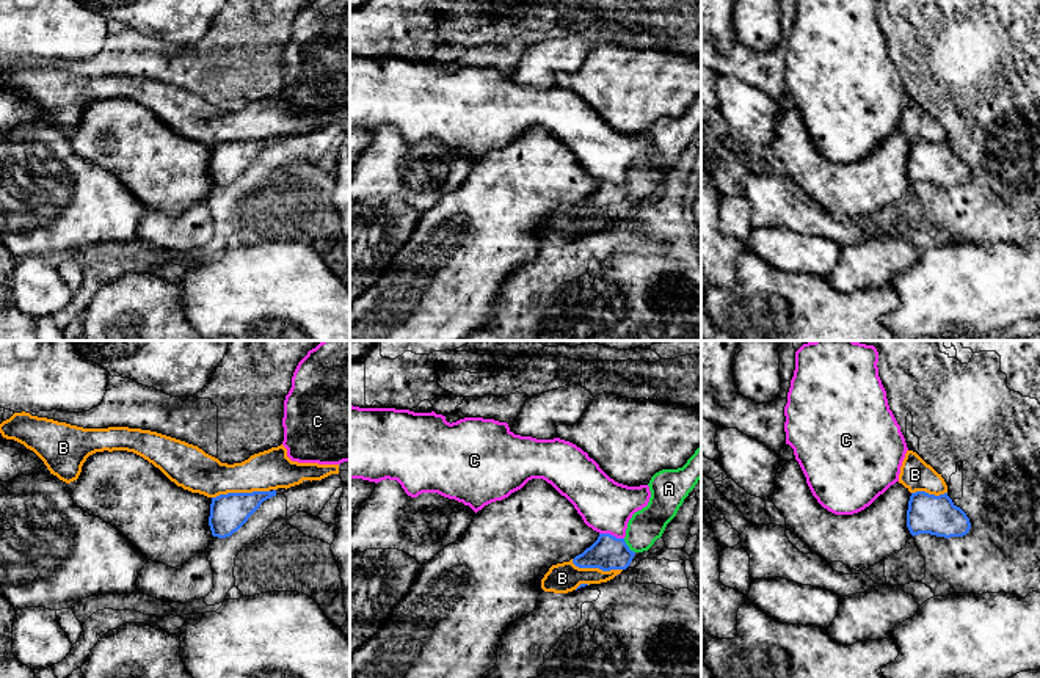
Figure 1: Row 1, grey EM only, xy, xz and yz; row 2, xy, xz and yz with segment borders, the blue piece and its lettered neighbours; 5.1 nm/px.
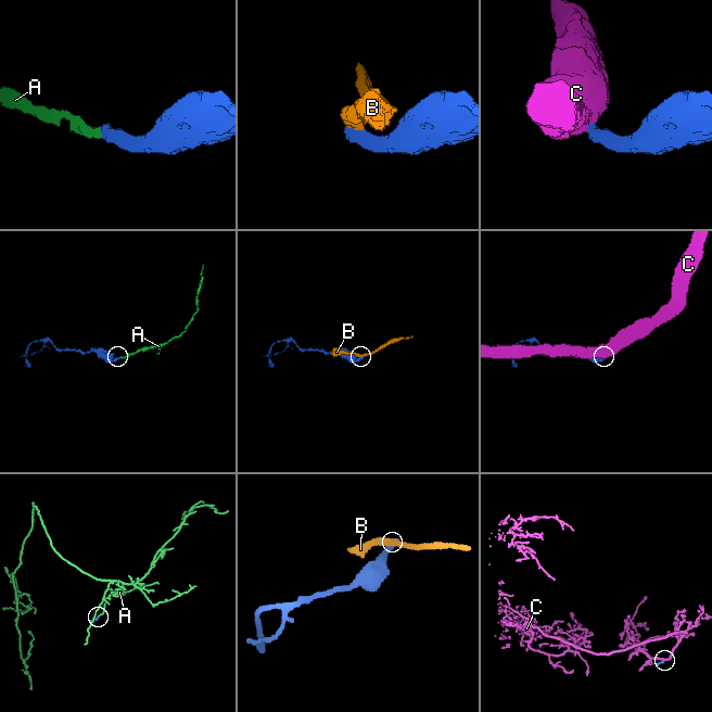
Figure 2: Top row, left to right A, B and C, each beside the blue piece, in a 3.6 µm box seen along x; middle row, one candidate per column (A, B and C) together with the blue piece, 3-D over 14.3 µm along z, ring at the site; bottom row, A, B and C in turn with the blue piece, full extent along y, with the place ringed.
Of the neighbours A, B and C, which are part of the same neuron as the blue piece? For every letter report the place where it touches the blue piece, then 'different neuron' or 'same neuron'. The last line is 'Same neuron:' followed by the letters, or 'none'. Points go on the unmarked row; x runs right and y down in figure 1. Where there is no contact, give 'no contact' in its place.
A: meets blue in xz at (628, 195); same neuron
B: meets blue in xy at (240, 142); different neuron
C: meets blue in xz at (612, 184); different neuron
Same neuron: A

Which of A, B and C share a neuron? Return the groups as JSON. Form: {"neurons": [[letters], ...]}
{"neurons": [["A"], ["B"], ["C"]]}

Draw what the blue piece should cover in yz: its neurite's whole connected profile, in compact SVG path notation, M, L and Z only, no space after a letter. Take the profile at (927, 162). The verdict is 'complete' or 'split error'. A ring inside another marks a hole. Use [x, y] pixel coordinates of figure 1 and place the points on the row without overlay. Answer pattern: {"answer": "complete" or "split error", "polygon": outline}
{"answer": "complete", "polygon": "M925 140L911 141L907 159L910 182L930 182L936 185L963 185L971 171L966 162L957 155L947 141L935 144Z"}

